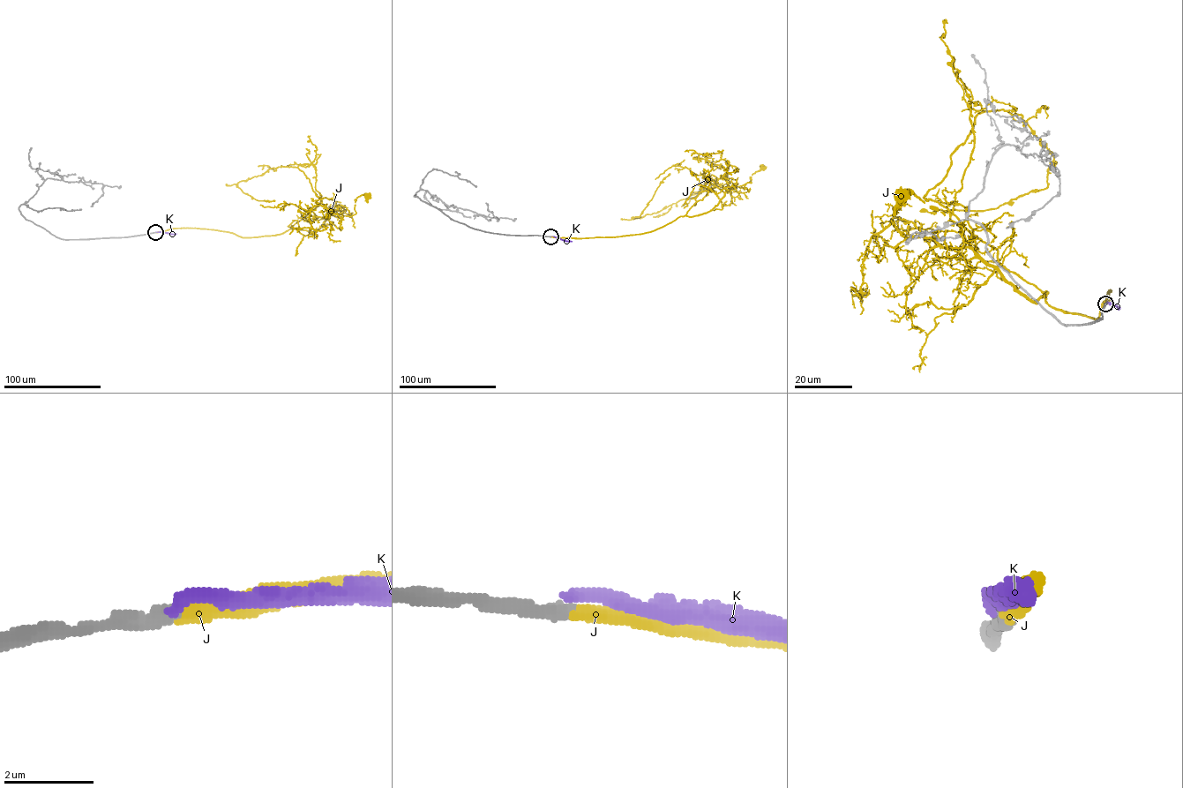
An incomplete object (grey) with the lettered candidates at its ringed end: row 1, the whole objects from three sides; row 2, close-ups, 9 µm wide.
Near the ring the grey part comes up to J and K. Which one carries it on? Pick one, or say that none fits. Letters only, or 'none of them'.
J

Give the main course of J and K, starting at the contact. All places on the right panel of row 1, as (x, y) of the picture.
J: (1105, 303), (1111, 290), (1097, 318), (1032, 302), (969, 248), (947, 256), (945, 215), (902, 196)
K: (1105, 303), (1119, 307)

